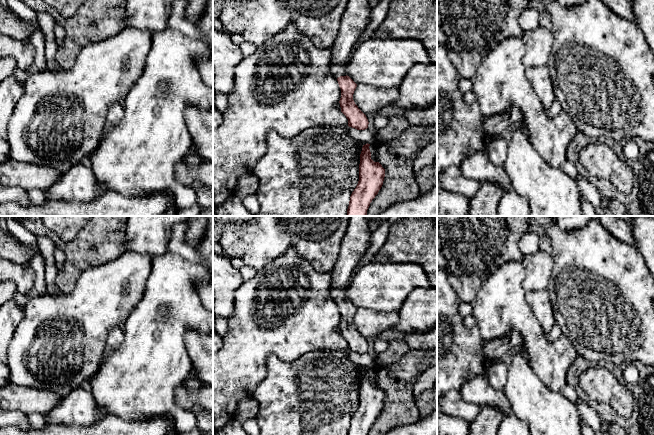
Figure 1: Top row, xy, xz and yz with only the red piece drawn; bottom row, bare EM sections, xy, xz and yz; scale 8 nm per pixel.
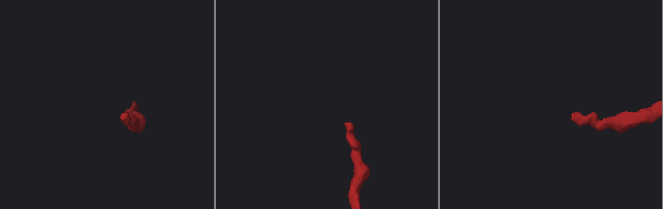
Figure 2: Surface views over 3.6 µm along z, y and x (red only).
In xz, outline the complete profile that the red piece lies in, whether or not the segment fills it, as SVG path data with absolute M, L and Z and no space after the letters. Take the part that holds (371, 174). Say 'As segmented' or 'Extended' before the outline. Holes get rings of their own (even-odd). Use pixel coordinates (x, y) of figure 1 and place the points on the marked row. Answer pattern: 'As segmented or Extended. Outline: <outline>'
As segmented. Outline: M370 144L362 147L359 164L359 181L350 196L346 216L367 216L370 203L381 189L385 169L371 159Z

